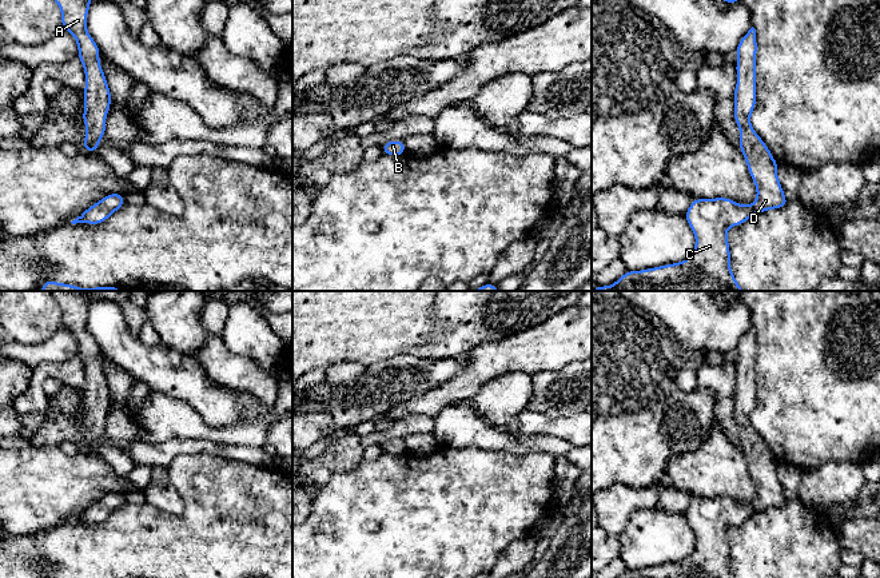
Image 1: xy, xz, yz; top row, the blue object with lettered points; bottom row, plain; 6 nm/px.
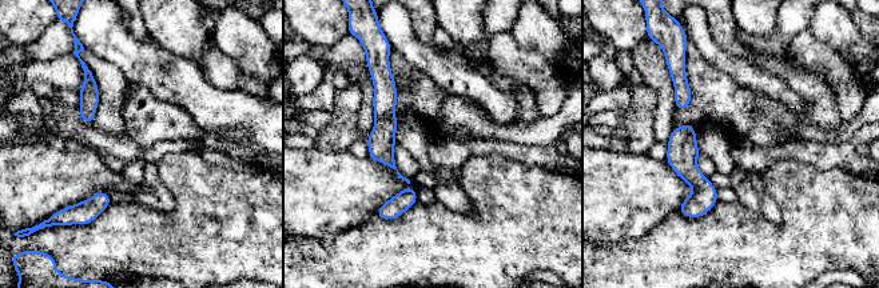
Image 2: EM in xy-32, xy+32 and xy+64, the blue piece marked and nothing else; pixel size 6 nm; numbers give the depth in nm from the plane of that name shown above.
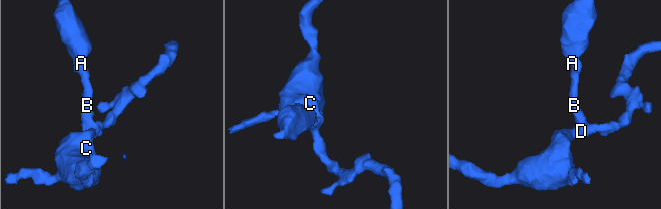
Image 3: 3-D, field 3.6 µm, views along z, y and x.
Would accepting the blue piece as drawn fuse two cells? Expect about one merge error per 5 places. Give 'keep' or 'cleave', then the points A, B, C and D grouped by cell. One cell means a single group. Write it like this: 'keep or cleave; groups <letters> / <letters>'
keep; groups A B C D

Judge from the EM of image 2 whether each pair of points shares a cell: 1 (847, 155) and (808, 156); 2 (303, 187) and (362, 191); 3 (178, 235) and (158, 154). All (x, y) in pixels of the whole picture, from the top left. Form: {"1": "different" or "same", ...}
{"1": "same", "2": "same", "3": "different"}

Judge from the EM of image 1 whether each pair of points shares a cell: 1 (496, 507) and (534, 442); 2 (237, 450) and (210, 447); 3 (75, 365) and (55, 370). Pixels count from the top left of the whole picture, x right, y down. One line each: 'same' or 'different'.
1: different
2: same
3: same

